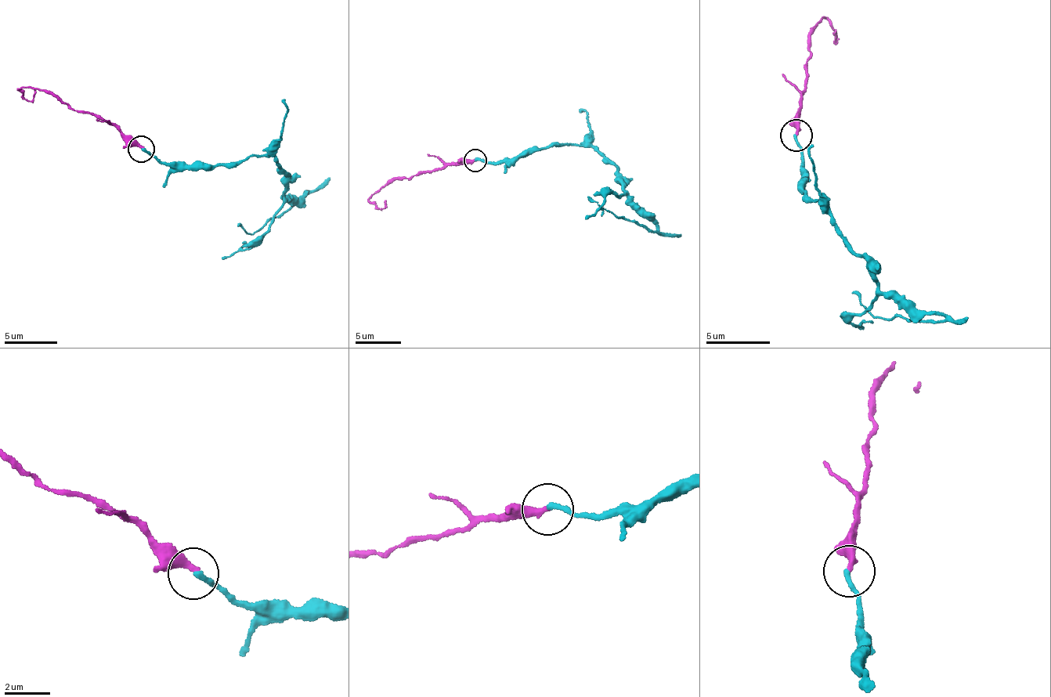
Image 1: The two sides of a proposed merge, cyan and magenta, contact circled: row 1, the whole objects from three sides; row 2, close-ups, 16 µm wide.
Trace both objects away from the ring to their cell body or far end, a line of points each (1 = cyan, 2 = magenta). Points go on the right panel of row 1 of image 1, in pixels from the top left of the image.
1: (796, 136), (805, 195), (811, 203), (821, 200), (879, 289), (945, 319), (873, 315), (856, 290)
2: (796, 136), (794, 118), (806, 86), (803, 66), (811, 30), (826, 19), (836, 41), (834, 28)

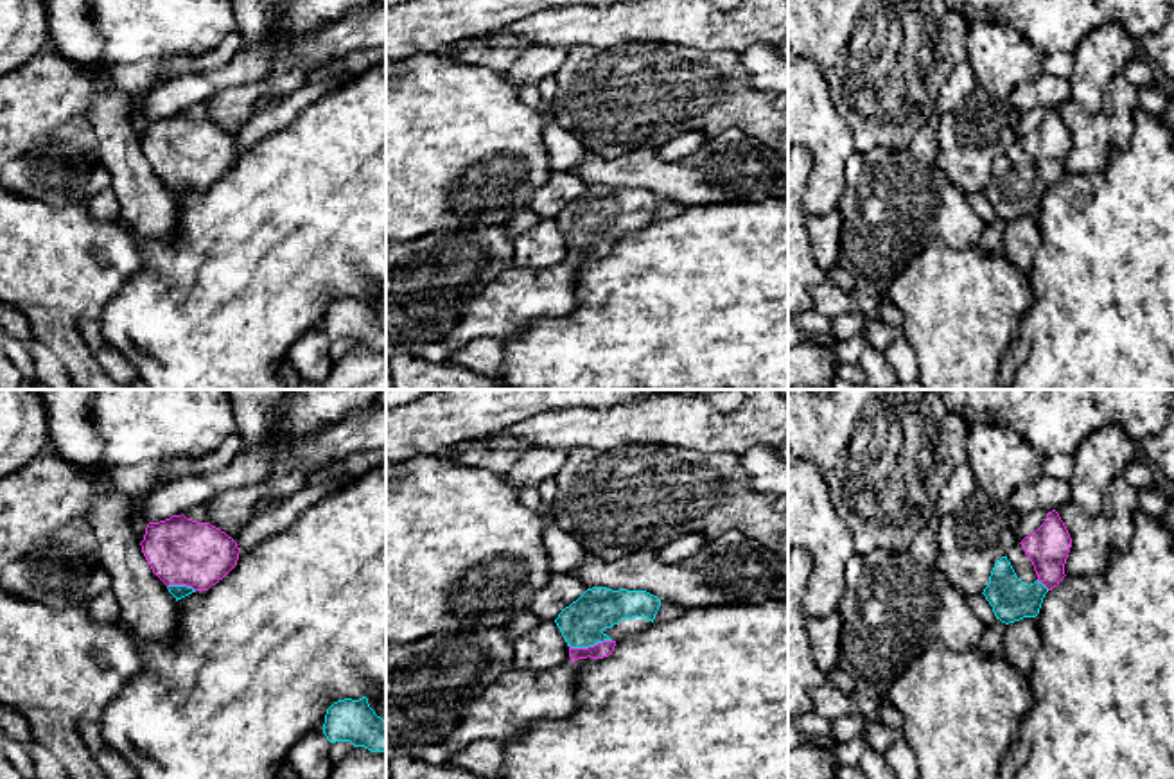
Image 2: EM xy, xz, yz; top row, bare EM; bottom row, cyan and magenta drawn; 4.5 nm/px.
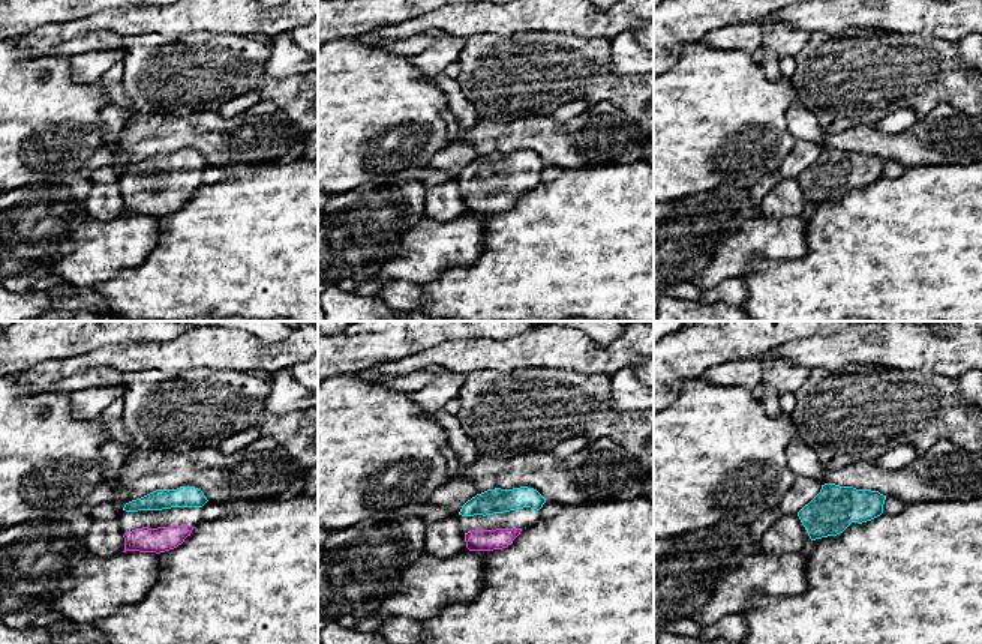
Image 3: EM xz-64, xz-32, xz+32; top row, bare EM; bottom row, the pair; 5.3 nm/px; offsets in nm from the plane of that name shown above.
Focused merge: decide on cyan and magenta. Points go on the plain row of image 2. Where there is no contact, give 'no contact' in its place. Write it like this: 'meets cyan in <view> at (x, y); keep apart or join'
meets cyan in xz at (589, 243); join

